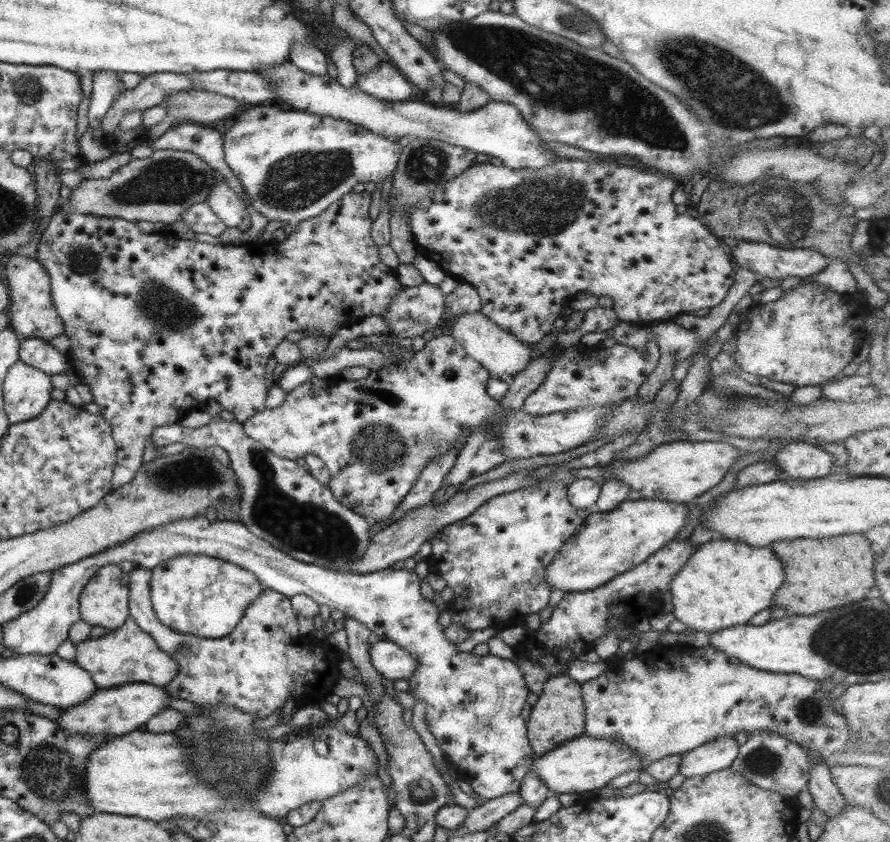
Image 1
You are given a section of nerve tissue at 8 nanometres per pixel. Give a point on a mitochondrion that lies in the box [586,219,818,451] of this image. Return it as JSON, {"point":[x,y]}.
{"point":[732,394]}

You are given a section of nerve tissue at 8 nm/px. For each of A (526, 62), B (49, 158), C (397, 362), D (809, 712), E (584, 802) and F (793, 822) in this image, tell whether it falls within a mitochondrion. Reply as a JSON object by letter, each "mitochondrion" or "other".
{"A":"mitochondrion","B":"other","C":"other","D":"mitochondrion","E":"other","F":"other"}

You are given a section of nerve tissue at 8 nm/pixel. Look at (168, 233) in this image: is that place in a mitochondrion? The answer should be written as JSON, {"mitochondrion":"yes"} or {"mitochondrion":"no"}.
{"mitochondrion":"no"}

